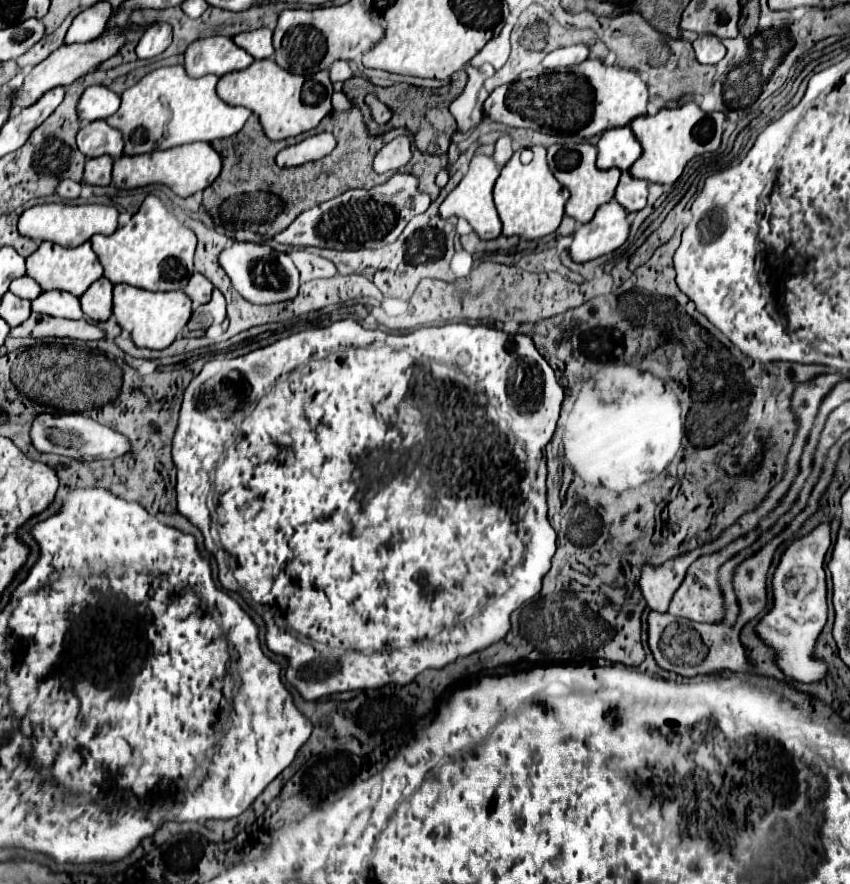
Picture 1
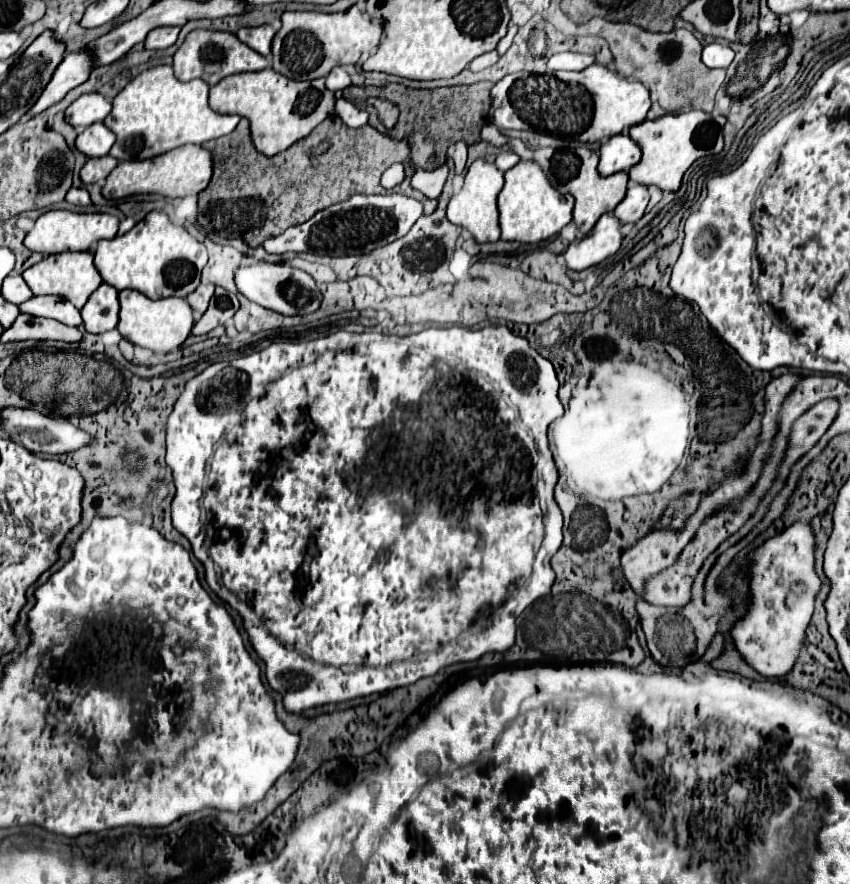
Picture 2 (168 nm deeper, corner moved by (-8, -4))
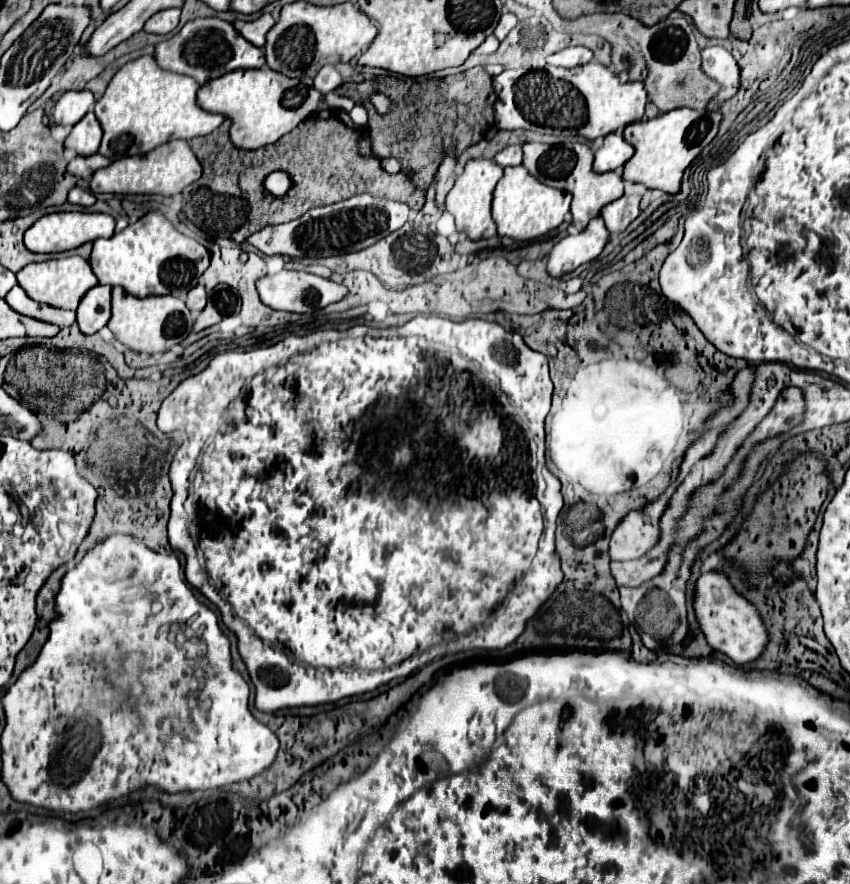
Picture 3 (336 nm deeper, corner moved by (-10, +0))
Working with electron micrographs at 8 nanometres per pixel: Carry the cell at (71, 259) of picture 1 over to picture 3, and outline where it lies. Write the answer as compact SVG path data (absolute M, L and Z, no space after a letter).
M70 255L62 259L52 259L52 261L42 261L42 263L30 263L24 269L16 273L18 285L34 299L40 303L48 303L52 307L62 307L62 309L76 309L86 295L88 289L98 285L96 275L92 273L90 263L80 257L80 255Z

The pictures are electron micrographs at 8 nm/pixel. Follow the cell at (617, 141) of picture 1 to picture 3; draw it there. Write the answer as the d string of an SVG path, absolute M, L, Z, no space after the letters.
M622 131L610 133L604 139L604 147L596 151L594 159L594 171L596 173L606 173L624 167L624 163L634 155L634 147L624 139Z

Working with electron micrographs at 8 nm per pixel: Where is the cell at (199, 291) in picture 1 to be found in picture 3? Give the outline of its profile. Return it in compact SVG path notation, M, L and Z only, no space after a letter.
M196 285L194 289L188 291L188 297L186 297L186 305L190 307L192 315L198 317L198 313L206 307L206 297L208 297L208 291L204 285Z

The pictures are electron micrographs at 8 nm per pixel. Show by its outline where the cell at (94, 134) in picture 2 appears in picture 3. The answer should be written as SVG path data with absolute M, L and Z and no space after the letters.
M90 113L90 115L86 115L82 121L78 121L74 125L74 129L66 137L64 145L66 145L66 149L72 149L78 155L86 157L86 155L98 153L100 141L102 141L102 127L100 127L96 115Z

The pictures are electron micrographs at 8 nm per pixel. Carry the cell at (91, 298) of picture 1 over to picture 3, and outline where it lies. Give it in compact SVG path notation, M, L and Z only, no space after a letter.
M98 285L92 287L86 297L82 297L82 303L78 307L78 325L84 335L94 335L110 321L110 299L112 299L112 287L110 285Z

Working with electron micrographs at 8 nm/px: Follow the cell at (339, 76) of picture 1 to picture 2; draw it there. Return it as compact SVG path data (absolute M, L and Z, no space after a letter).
M334 67L330 73L328 73L328 77L326 77L326 87L330 89L330 91L342 91L342 89L346 89L350 85L350 77L348 77L348 73L344 71L344 67Z

